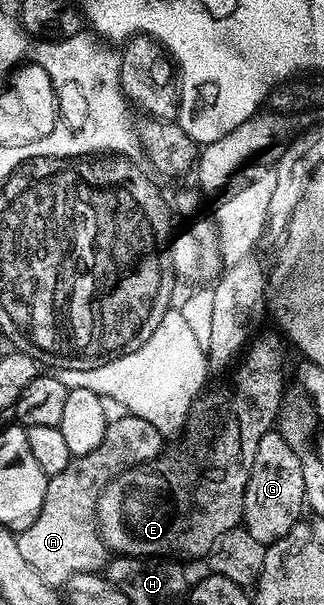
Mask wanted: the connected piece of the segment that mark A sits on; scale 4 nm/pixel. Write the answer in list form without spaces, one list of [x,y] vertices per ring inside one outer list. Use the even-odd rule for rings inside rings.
[[[127,415],[110,422],[98,450],[73,458],[62,474],[49,476],[46,498],[38,518],[16,536],[18,554],[34,566],[38,578],[49,586],[67,585],[76,574],[99,573],[107,569],[110,549],[100,536],[100,523],[96,517],[100,495],[112,480],[131,468],[153,463],[165,451],[166,438],[145,419]]]

